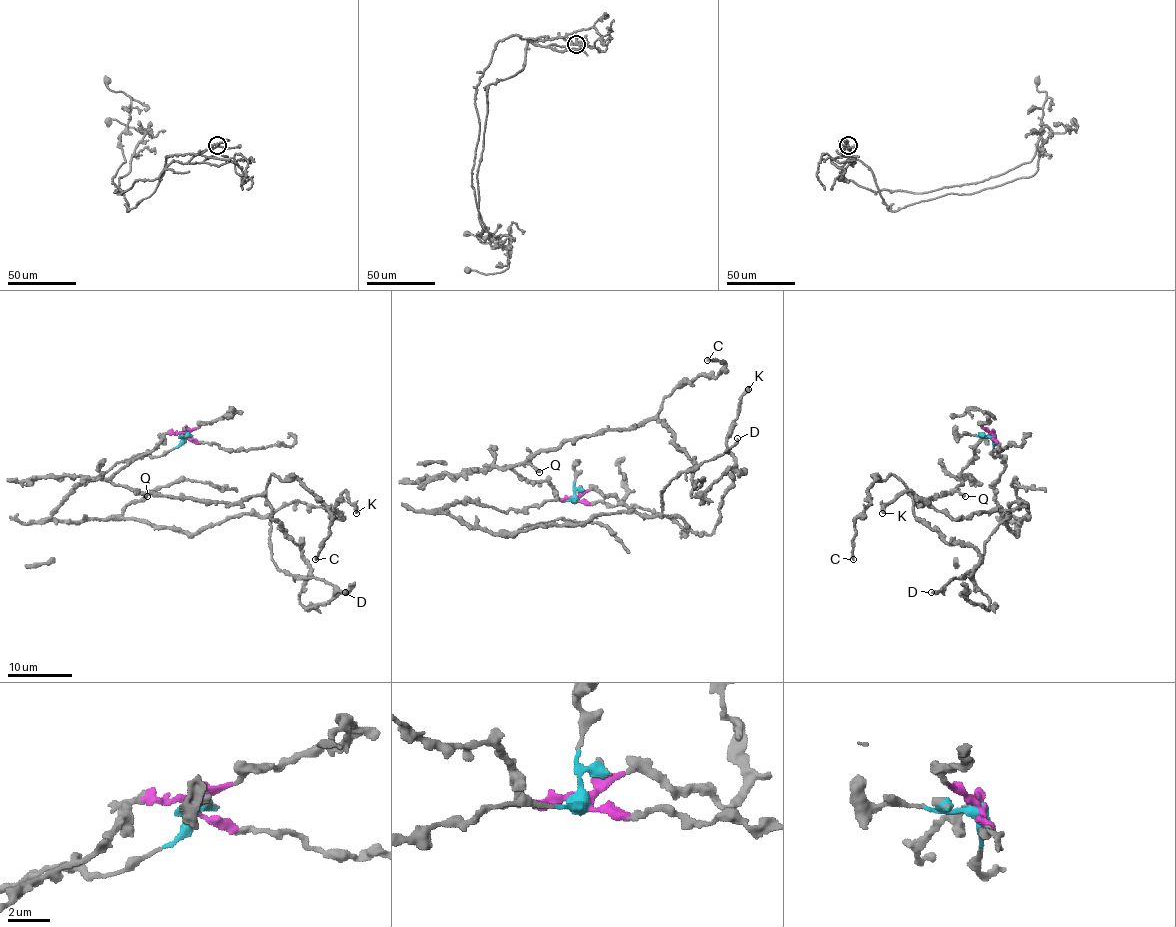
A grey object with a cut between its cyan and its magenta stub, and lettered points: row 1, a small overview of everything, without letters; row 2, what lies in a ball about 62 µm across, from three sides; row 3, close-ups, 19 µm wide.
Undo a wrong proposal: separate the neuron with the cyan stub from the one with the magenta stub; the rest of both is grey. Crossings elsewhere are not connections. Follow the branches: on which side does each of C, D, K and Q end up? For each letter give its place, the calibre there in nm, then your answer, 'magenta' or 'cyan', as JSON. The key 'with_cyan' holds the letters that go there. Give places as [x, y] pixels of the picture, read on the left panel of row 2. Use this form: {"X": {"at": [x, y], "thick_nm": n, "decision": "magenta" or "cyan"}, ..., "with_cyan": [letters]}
{"C": {"at": [315, 559], "thick_nm": 280, "decision": "magenta"}, "D": {"at": [345, 592], "thick_nm": 320, "decision": "cyan"}, "K": {"at": [356, 513], "thick_nm": 360, "decision": "cyan"}, "Q": {"at": [147, 496], "thick_nm": 320, "decision": "magenta"}, "with_cyan": ["D", "K"]}

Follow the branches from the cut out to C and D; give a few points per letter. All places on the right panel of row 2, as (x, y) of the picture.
C: (993, 434), (975, 447), (950, 493), (923, 502), (892, 475), (876, 480), (858, 517), (853, 559)
D: (993, 434), (1004, 463), (994, 499), (1009, 520), (1025, 519), (1015, 533), (1006, 514), (975, 569), (931, 592)

